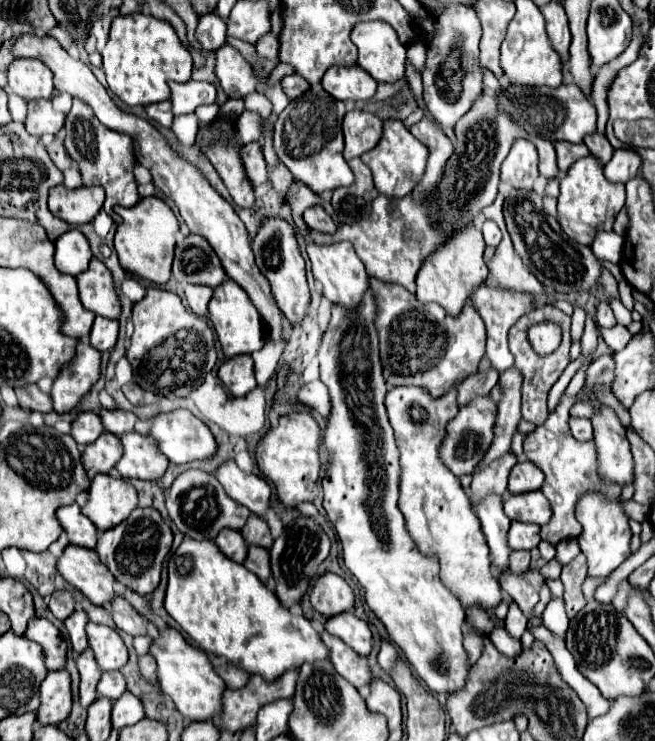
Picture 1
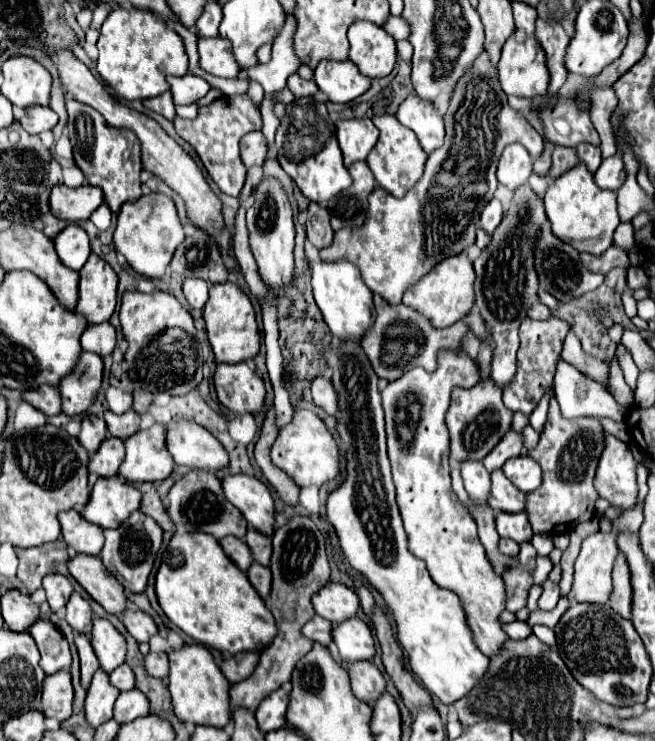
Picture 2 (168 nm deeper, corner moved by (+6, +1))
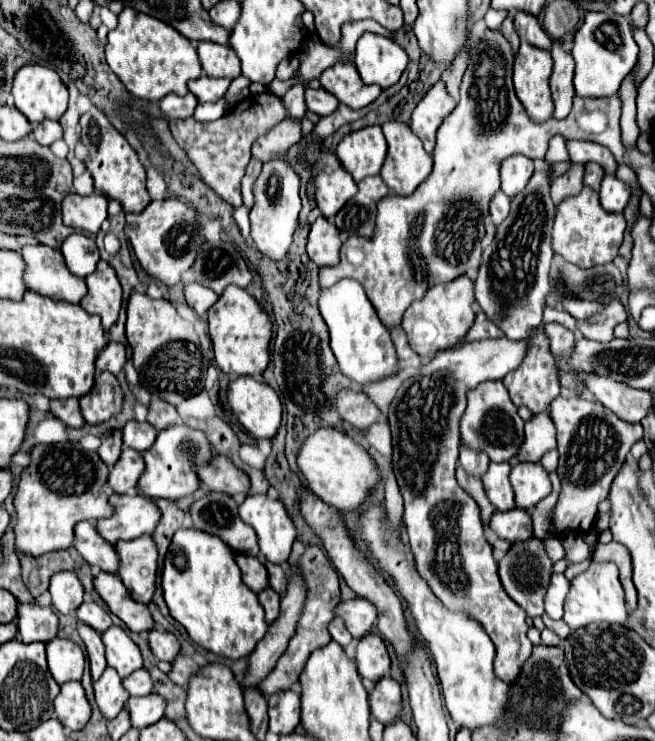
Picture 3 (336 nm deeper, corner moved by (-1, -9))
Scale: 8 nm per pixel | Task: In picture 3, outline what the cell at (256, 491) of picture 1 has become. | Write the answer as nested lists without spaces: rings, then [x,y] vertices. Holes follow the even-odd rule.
[[[249,495],[239,507],[239,515],[255,529],[261,555],[267,561],[281,565],[289,559],[297,529],[281,501],[273,501],[267,495]]]

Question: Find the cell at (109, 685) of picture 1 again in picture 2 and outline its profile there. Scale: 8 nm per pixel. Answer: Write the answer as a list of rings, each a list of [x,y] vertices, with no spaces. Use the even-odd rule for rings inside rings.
[[[126,663],[120,665],[118,669],[114,669],[112,673],[108,673],[108,679],[120,691],[130,691],[134,687],[134,673],[132,673],[132,669]]]

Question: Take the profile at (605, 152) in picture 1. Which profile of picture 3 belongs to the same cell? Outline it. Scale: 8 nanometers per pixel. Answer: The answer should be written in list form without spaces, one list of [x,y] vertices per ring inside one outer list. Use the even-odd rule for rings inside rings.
[[[587,163],[585,165],[585,177],[583,177],[583,183],[589,185],[593,191],[599,191],[599,185],[601,185],[601,179],[603,179],[603,169],[597,165],[597,163]]]

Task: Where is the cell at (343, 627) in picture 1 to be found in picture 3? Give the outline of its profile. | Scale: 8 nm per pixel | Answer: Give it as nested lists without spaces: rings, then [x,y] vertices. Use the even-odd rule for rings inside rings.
[[[369,633],[359,641],[355,659],[359,665],[361,677],[365,677],[373,683],[377,683],[379,679],[389,675],[391,659],[389,659],[389,653],[387,653],[383,639],[377,633]]]

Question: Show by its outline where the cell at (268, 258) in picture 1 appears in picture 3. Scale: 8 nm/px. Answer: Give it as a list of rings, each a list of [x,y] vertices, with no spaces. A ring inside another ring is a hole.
[[[275,155],[275,159],[269,159],[263,163],[261,175],[253,183],[253,195],[255,195],[255,205],[249,213],[251,217],[251,237],[255,241],[255,247],[275,259],[281,261],[285,259],[289,245],[293,241],[293,233],[297,229],[297,215],[301,211],[301,199],[299,199],[299,185],[301,179],[289,165],[285,155]]]

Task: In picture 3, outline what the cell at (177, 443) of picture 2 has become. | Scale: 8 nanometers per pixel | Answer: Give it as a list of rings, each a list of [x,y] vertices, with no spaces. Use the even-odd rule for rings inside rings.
[[[213,457],[213,461],[207,467],[199,467],[197,475],[205,487],[217,493],[227,493],[227,495],[237,495],[249,493],[251,481],[249,477],[237,469],[227,457]]]

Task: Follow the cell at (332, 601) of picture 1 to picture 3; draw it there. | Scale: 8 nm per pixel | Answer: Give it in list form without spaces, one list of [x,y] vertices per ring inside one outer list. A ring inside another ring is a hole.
[[[359,597],[359,599],[353,599],[353,601],[343,601],[337,607],[337,617],[345,619],[349,633],[353,637],[361,639],[361,635],[367,635],[375,627],[377,609],[375,609],[373,603]]]

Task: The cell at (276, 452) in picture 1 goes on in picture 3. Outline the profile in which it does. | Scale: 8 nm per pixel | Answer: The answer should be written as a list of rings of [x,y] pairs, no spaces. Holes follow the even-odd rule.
[[[317,429],[309,435],[299,449],[297,465],[307,479],[307,487],[325,503],[341,509],[341,511],[355,511],[361,507],[365,497],[379,485],[381,473],[375,459],[355,443],[347,433],[339,429]]]

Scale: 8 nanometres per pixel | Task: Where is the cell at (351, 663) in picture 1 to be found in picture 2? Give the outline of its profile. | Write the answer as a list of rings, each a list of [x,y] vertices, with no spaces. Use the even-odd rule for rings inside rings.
[[[372,661],[342,663],[342,667],[348,671],[352,691],[360,701],[372,705],[372,701],[376,701],[384,693],[386,681],[382,673],[372,665]]]

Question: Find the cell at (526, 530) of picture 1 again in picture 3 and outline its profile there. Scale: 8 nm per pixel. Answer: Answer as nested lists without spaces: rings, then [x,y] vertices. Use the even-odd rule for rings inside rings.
[[[513,507],[511,511],[495,511],[489,525],[501,539],[507,539],[511,543],[525,541],[533,537],[533,525],[531,515],[519,507]]]

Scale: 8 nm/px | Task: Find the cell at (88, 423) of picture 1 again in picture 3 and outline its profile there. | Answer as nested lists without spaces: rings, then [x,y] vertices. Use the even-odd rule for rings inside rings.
[[[113,431],[113,433],[105,435],[105,437],[101,437],[101,441],[103,443],[99,447],[99,457],[111,469],[117,463],[119,455],[121,455],[121,449],[123,449],[123,433],[121,431]]]

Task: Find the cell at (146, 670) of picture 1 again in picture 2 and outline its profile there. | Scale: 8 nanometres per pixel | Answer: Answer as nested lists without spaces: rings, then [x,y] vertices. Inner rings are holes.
[[[148,653],[144,657],[144,667],[146,667],[146,673],[152,675],[152,677],[166,677],[168,675],[168,657],[166,653]]]

